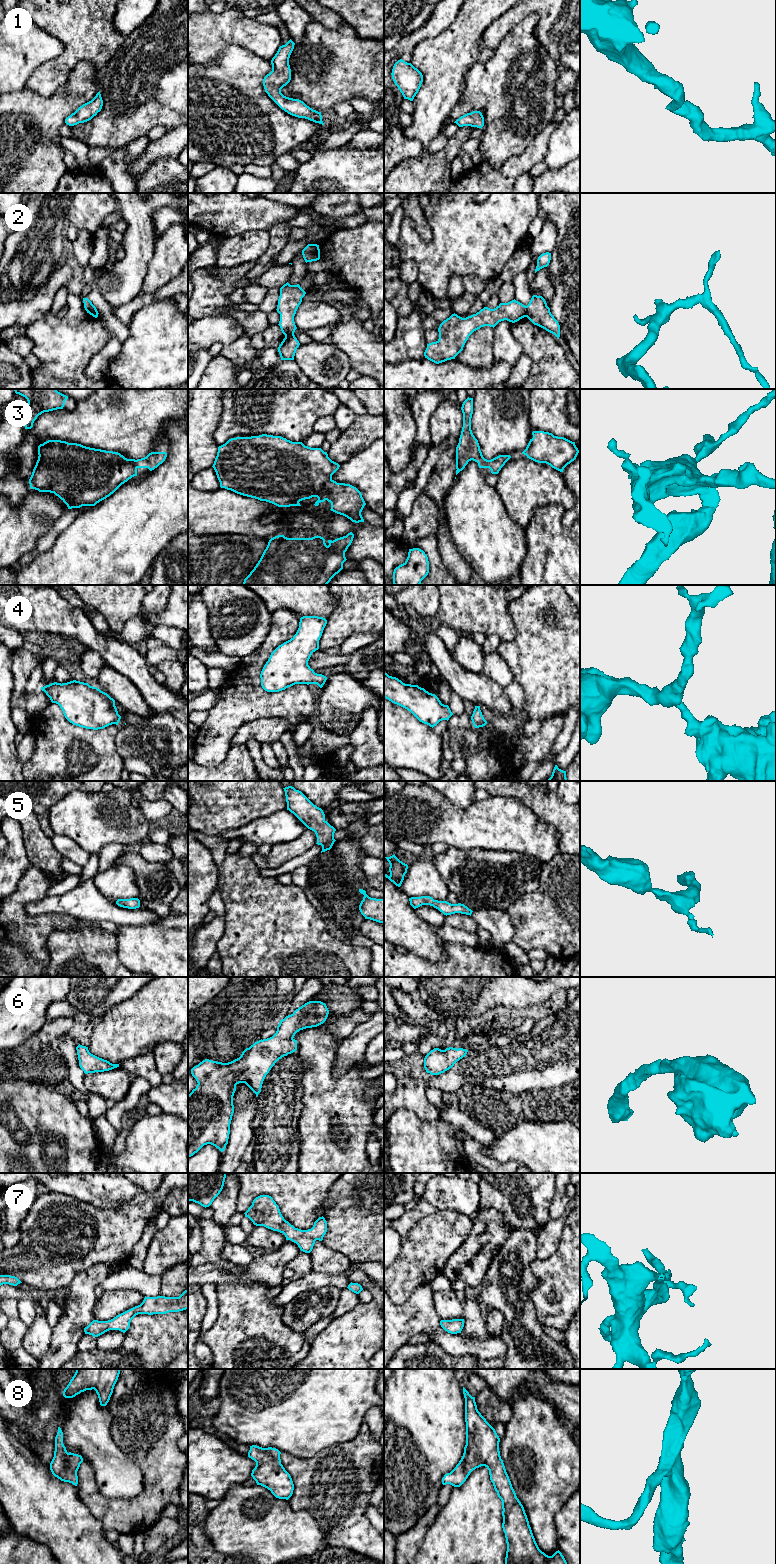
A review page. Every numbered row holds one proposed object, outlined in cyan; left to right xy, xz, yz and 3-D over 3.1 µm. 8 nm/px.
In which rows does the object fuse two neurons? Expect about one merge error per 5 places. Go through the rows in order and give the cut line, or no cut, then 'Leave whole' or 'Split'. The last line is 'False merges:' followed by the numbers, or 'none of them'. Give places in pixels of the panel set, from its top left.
1: No split. Leave whole
2: Split along yz (527, 306), (525, 316). Split
3: No split. Leave whole
4: No split. Leave whole
5: No split. Leave whole
6: No split. Leave whole
7: No split. Leave whole
8: No split. Leave whole
False merges: 2

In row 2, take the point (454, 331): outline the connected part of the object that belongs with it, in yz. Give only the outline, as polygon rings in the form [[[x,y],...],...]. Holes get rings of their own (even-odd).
[[[514,299],[508,303],[500,303],[494,309],[484,307],[466,318],[454,313],[440,324],[439,339],[427,344],[424,356],[436,364],[455,359],[474,331],[484,326],[494,328],[504,320],[515,323],[526,317],[526,312],[527,306]]]

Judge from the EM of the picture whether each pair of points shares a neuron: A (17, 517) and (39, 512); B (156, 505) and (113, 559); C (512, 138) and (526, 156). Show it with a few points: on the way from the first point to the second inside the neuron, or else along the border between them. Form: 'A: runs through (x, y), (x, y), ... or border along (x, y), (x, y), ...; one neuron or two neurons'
A: runs through (22, 517), (31, 517), (34, 514); one neuron
B: runs through (143, 518), (115, 546); one neuron
C: border along (538, 133), (522, 152), (512, 155), (503, 163); two neurons

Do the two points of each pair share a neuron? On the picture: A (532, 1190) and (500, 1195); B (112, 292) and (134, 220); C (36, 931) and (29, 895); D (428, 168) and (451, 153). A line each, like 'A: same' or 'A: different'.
A: same
B: same
C: same
D: same

